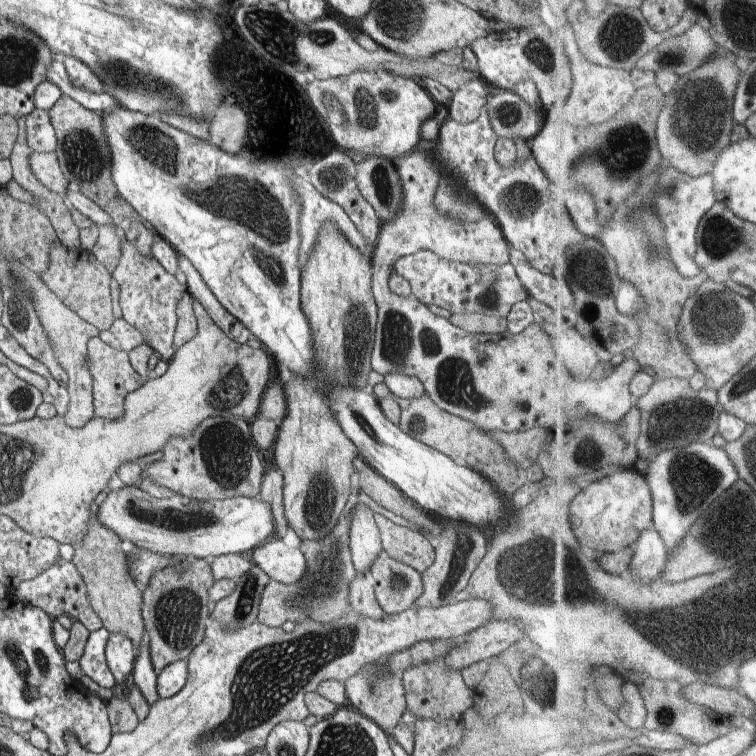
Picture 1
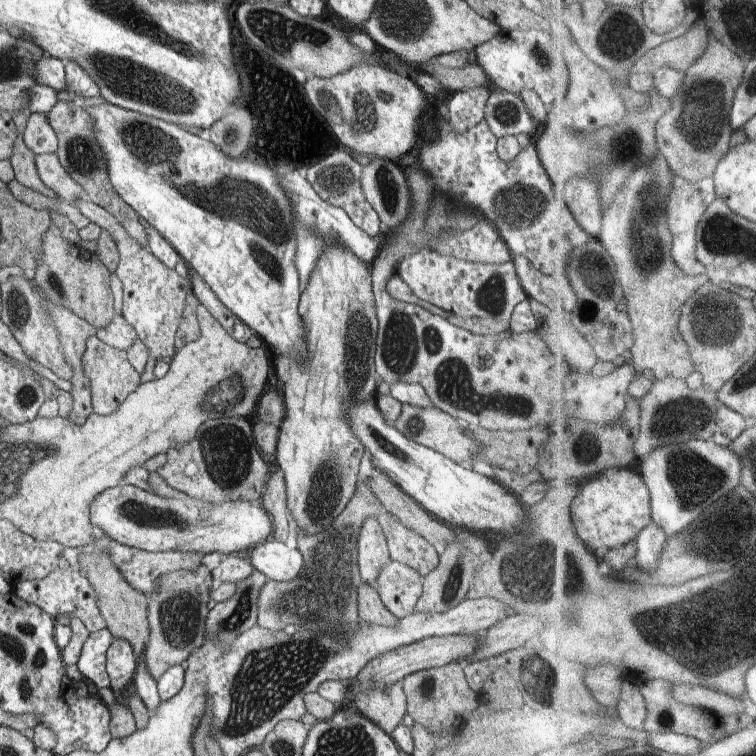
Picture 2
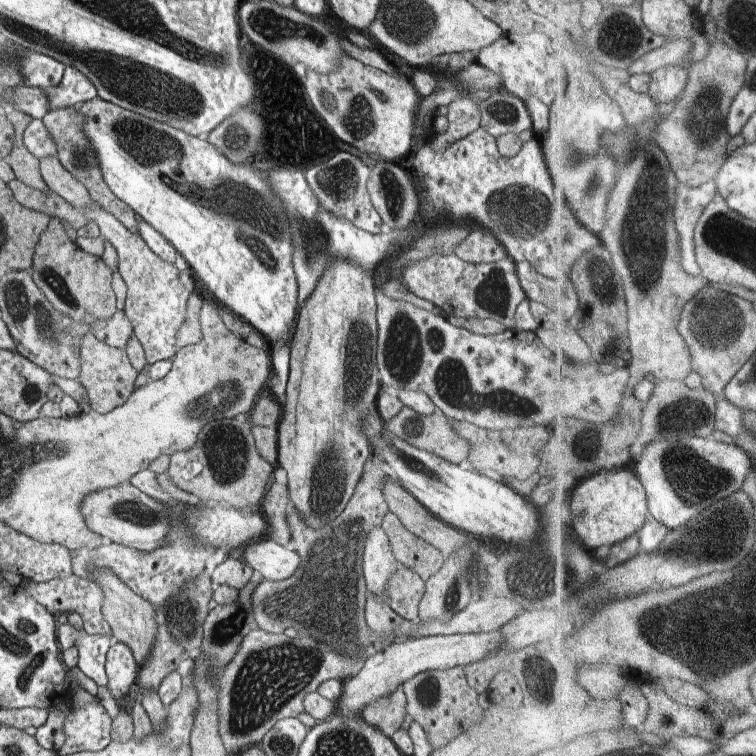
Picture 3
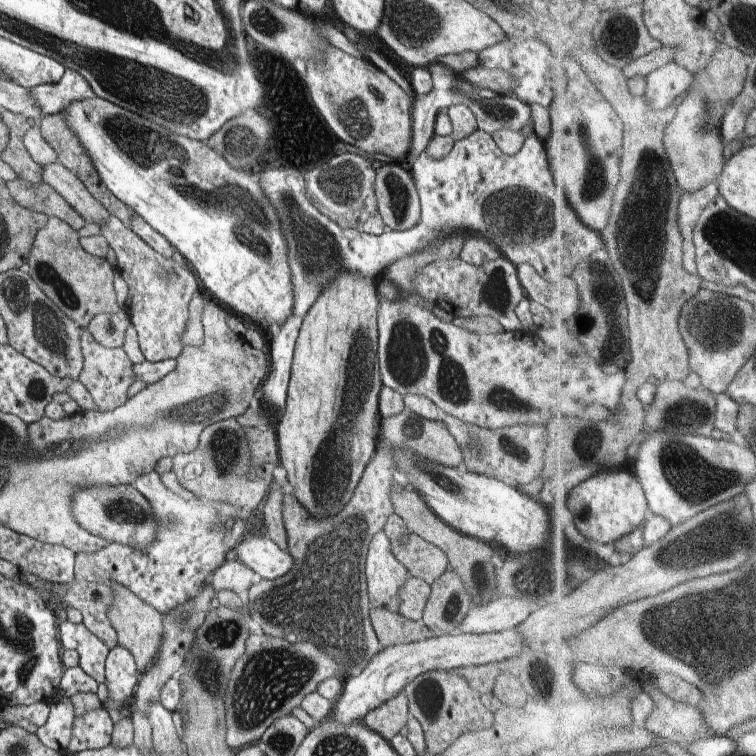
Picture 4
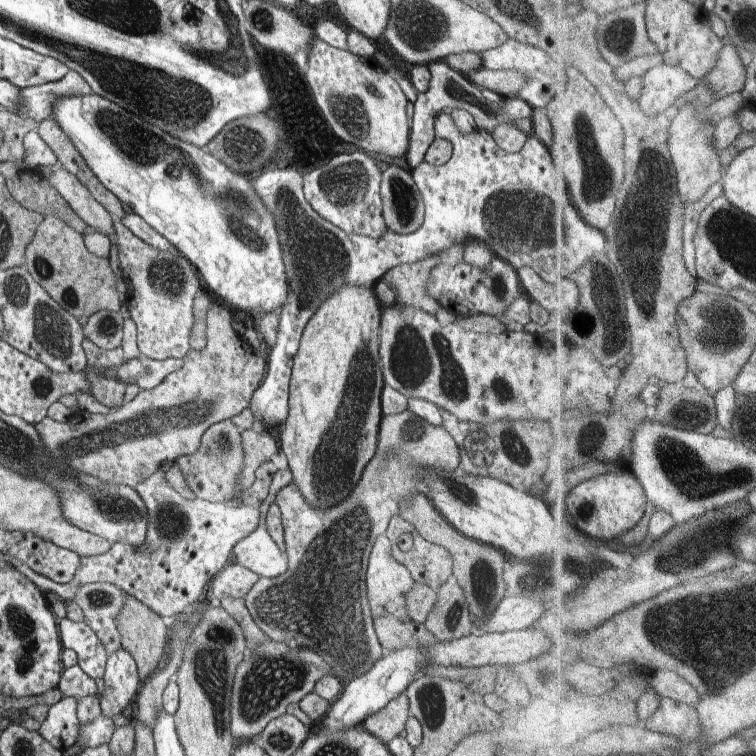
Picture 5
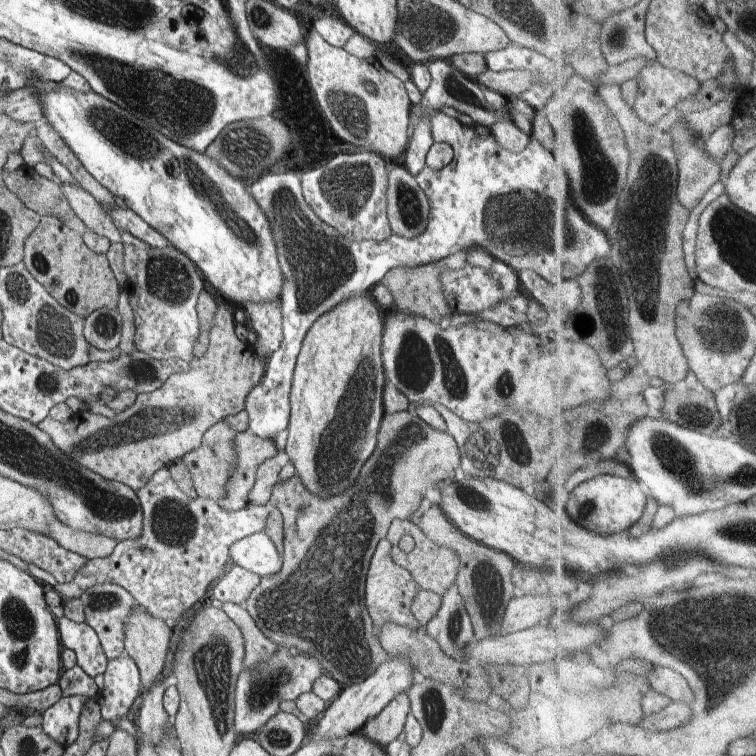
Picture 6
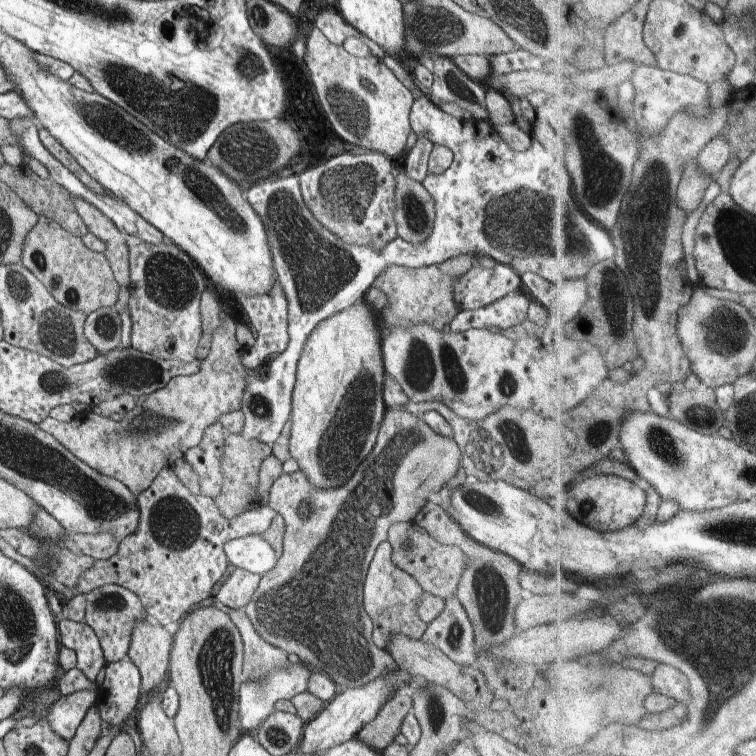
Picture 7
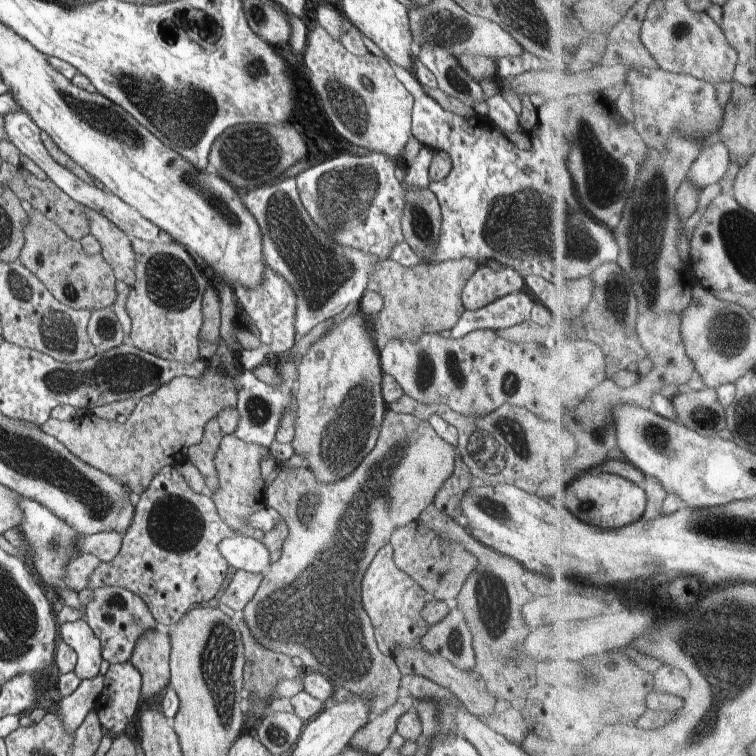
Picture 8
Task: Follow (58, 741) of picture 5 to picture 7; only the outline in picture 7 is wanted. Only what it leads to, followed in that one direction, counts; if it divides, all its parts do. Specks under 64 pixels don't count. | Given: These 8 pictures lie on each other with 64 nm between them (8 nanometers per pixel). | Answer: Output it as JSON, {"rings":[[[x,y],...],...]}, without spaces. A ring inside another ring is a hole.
{"rings":[[[95,682],[94,686],[95,688],[90,688],[90,690],[80,690],[74,694],[62,695],[49,710],[45,711],[44,715],[48,718],[48,722],[56,734],[60,734],[68,741],[71,740],[78,726],[84,720],[88,709],[95,706],[101,685]]]}

